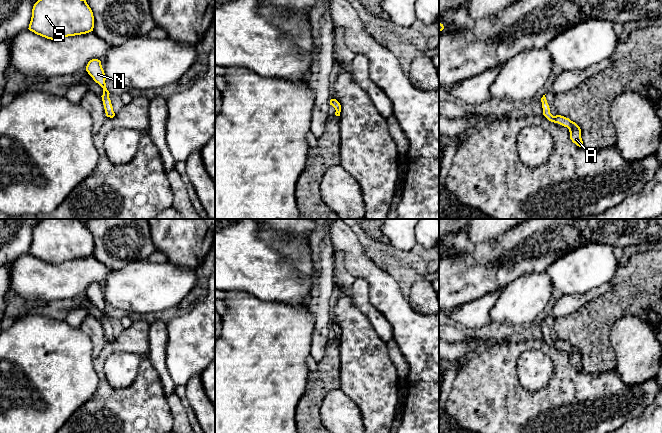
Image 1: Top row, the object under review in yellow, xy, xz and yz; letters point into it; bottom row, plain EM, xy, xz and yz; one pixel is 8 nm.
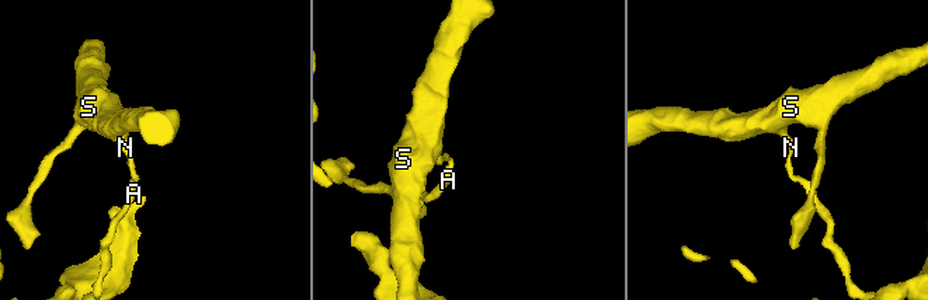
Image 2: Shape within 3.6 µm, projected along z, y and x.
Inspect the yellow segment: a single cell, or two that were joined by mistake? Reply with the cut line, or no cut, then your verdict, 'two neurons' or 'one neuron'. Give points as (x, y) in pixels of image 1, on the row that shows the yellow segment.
cut yz (549, 112), (545, 116); two neurons

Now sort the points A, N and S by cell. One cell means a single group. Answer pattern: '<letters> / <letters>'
A / N S

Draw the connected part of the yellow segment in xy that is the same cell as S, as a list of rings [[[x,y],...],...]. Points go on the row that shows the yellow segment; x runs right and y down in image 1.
[[[38,0],[29,30],[54,41],[93,31],[94,16],[86,0]]]

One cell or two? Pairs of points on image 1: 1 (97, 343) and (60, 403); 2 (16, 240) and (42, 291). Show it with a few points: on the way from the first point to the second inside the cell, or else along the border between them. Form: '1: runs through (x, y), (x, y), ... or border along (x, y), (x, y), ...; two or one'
1: border along (82, 331), (91, 341), (91, 356), (93, 359); two
2: border along (27, 252), (19, 255), (11, 263); two

